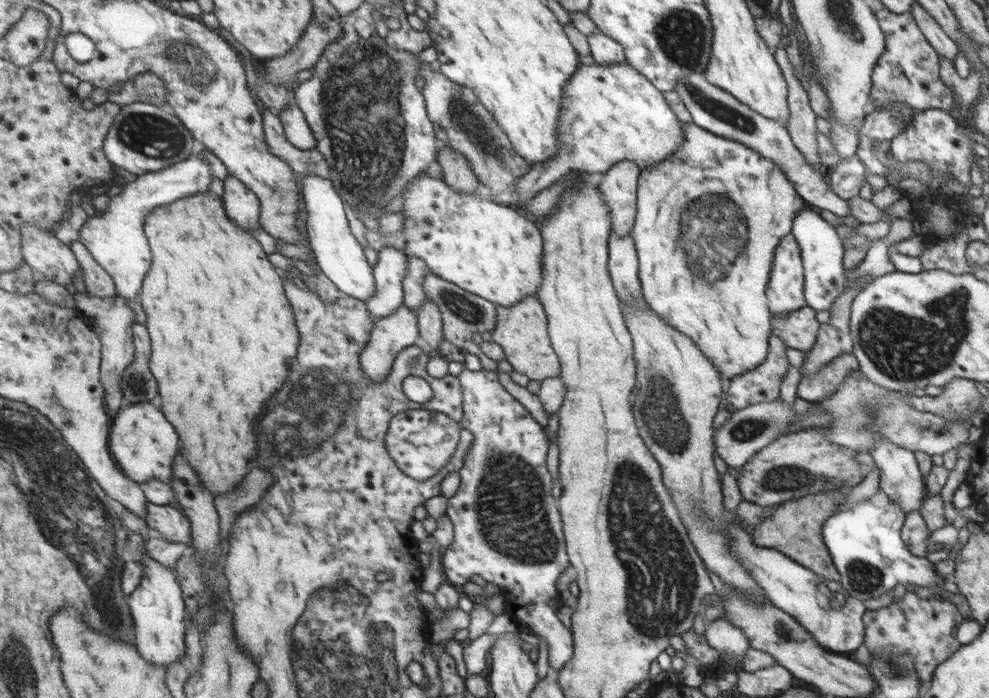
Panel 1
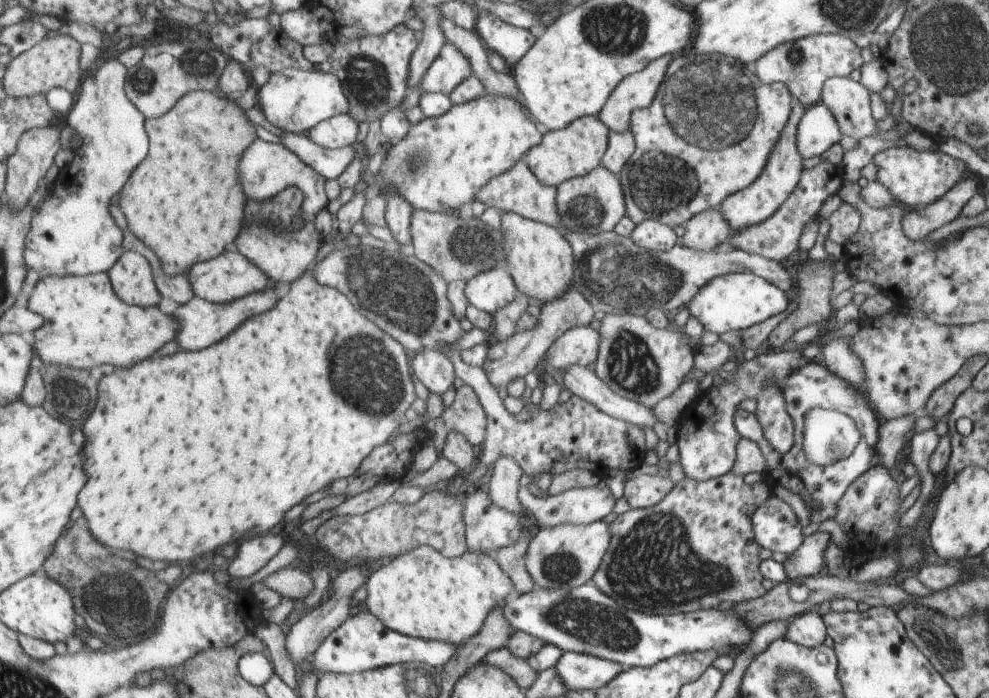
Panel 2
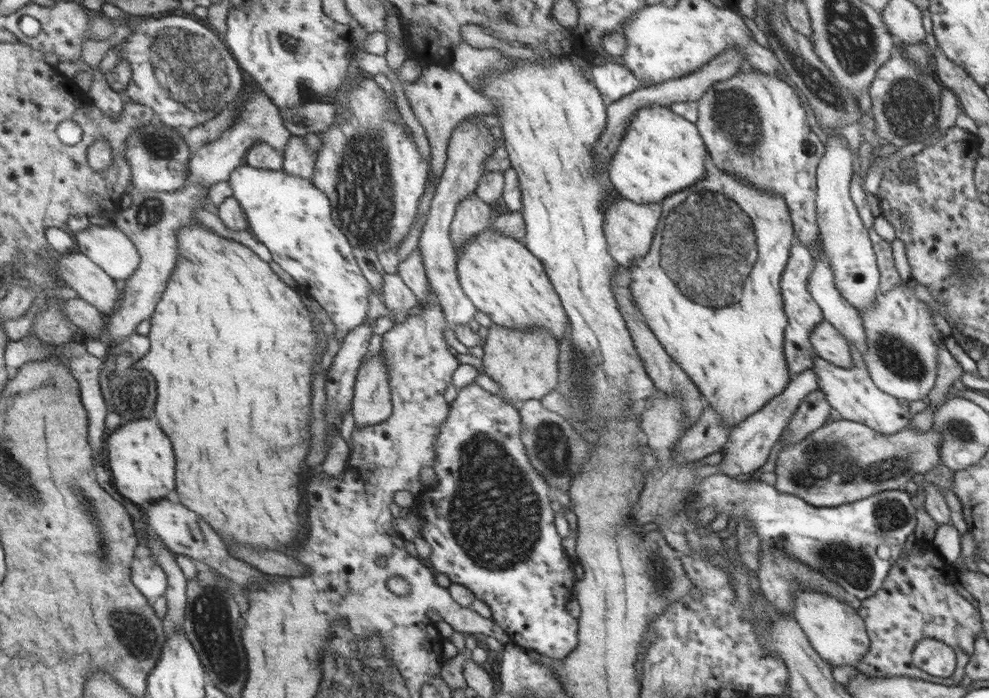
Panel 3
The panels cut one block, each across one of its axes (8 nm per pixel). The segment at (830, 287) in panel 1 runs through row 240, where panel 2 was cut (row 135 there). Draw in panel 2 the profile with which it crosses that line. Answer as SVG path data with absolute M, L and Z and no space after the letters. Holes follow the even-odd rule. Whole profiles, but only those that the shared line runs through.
M822 102L813 104L797 128L797 147L806 158L820 156L843 136L839 124Z

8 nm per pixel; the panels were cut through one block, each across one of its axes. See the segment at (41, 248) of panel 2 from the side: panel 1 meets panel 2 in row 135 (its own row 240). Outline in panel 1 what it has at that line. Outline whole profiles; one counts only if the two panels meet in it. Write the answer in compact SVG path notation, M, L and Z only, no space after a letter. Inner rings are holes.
M192 155L188 160L148 173L117 190L110 191L107 210L90 217L82 228L80 240L88 246L92 256L106 269L124 297L139 297L146 283L154 260L150 239L146 234L149 214L164 204L172 204L186 196L208 192L214 182L212 163L204 155Z

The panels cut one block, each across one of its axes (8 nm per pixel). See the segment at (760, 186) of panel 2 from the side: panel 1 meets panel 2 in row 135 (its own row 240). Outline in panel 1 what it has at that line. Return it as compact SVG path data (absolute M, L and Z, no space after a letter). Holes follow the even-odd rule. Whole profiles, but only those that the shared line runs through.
M790 233L790 238L786 238L786 242L782 242L782 250L778 250L778 266L774 266L774 282L770 284L770 306L774 306L774 314L772 316L786 316L794 310L800 310L806 306L804 300L804 261L800 258L800 244L797 239Z

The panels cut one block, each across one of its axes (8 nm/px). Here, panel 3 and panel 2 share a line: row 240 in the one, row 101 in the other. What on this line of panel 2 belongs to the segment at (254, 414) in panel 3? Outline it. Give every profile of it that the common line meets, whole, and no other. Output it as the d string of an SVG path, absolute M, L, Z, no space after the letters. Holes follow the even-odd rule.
M191 91L166 116L147 120L152 152L134 171L120 204L128 214L129 230L132 224L132 230L156 250L169 275L188 274L196 264L217 259L243 231L249 198L242 186L240 164L247 149L259 138L256 124L234 99L230 95L222 97L217 91Z

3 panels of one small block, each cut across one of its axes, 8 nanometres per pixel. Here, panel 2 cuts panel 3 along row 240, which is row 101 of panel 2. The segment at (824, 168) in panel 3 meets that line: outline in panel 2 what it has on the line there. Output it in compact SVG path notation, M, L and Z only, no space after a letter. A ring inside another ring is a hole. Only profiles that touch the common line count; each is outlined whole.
M833 77L824 84L820 102L824 103L839 124L844 136L852 136L854 140L876 135L877 122L871 111L871 92L860 81L850 77Z

